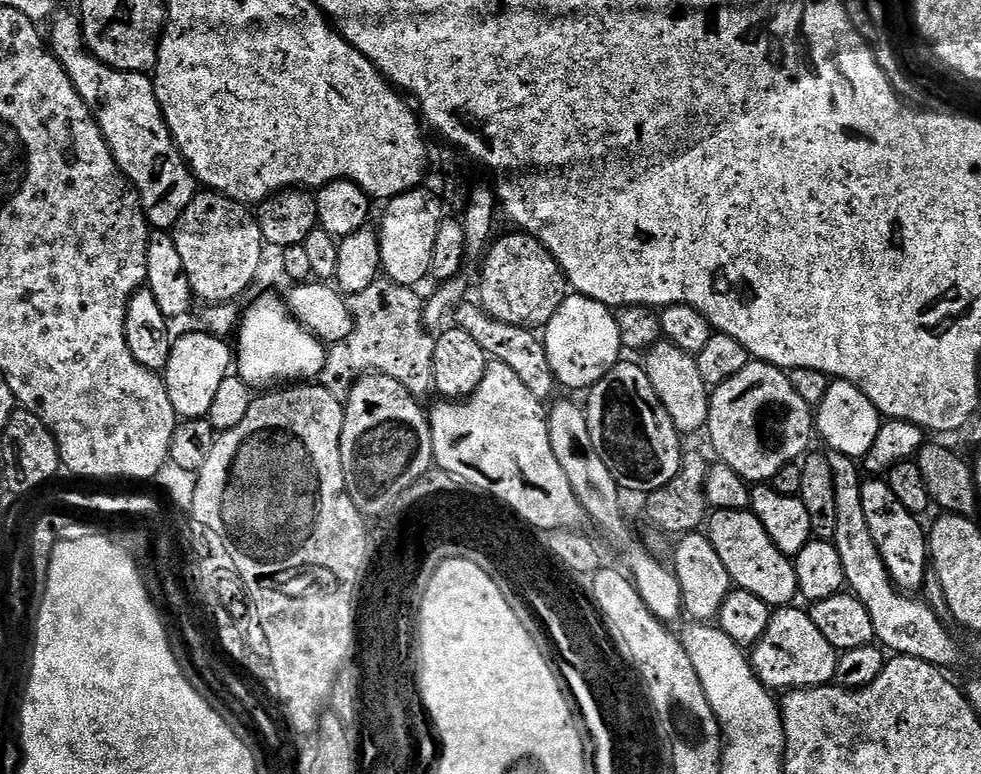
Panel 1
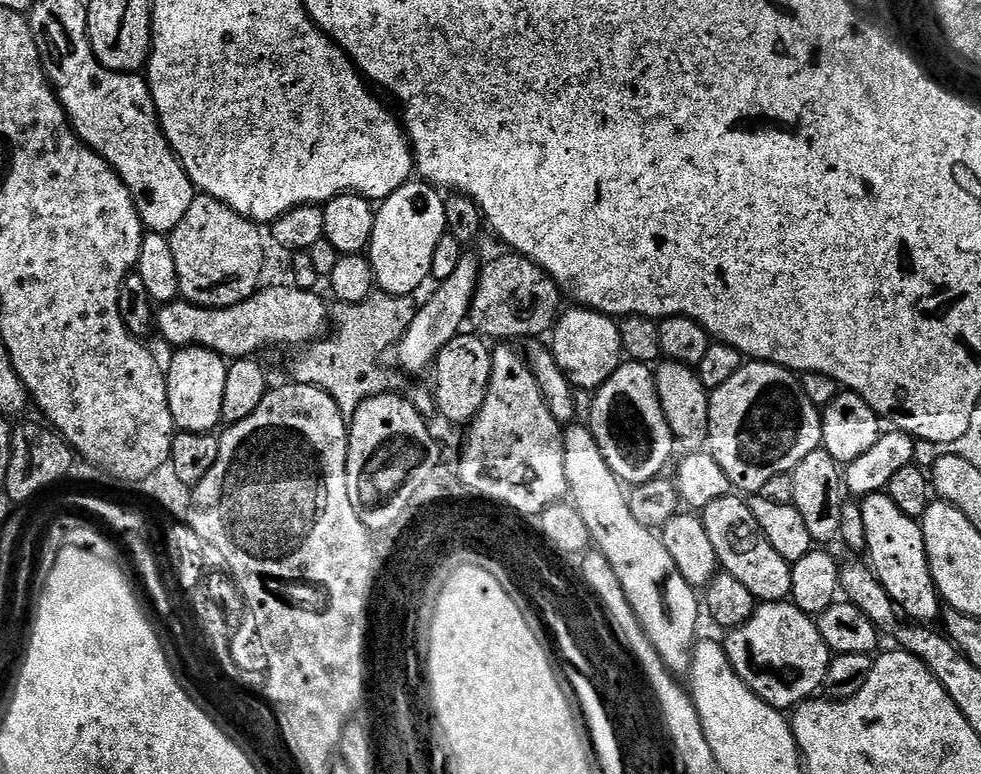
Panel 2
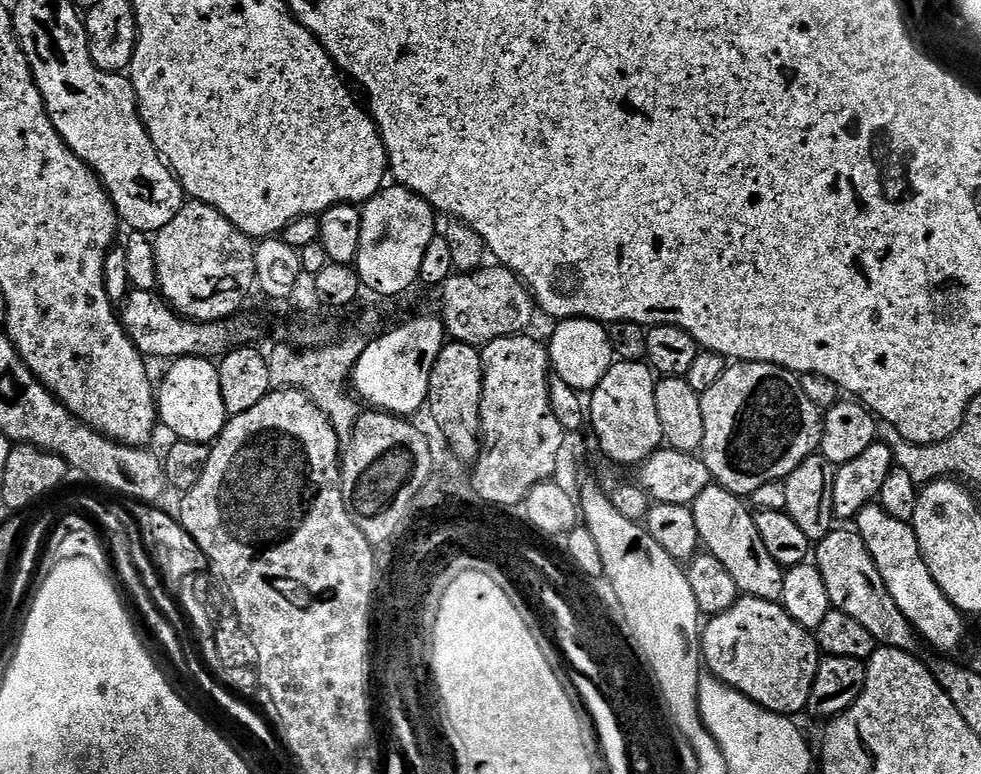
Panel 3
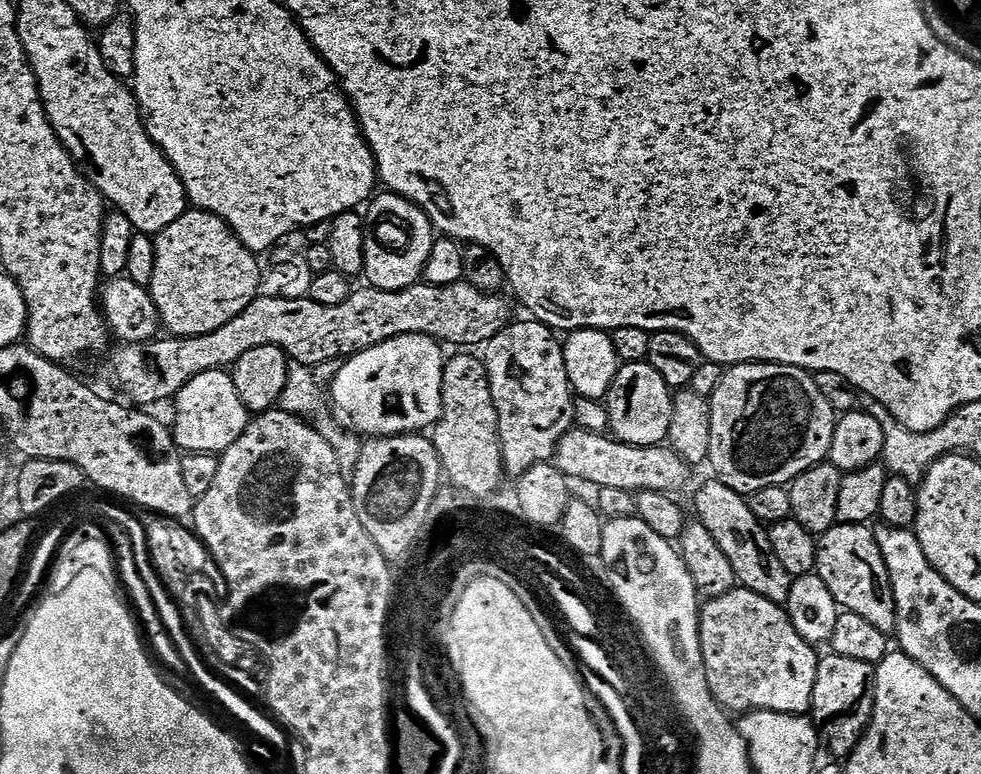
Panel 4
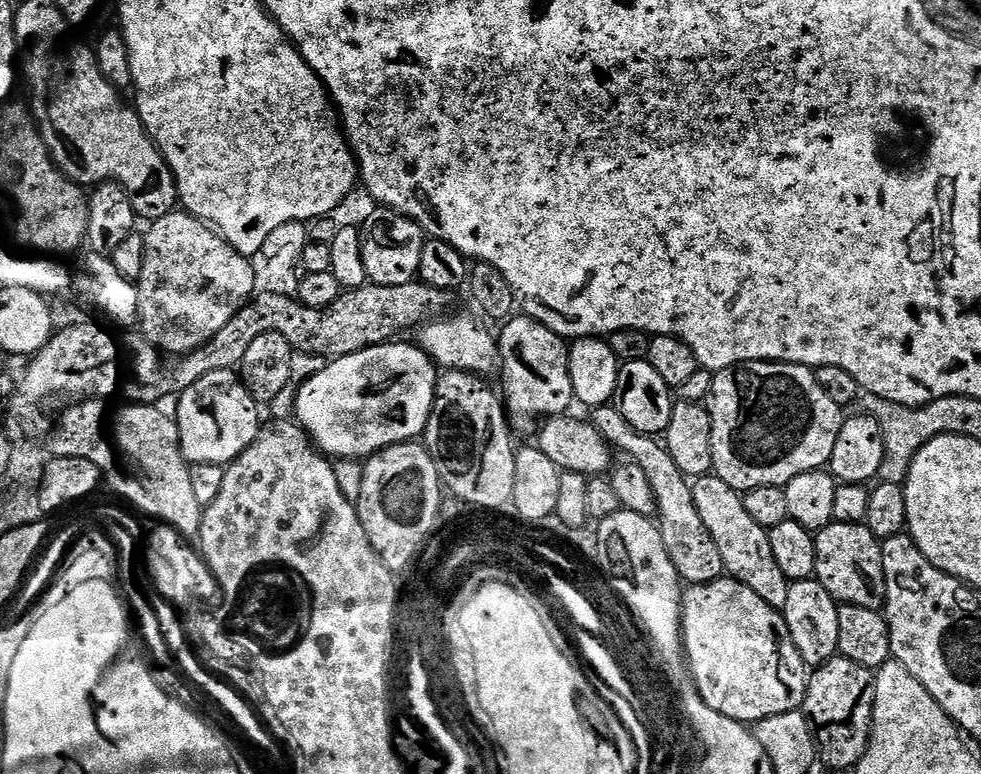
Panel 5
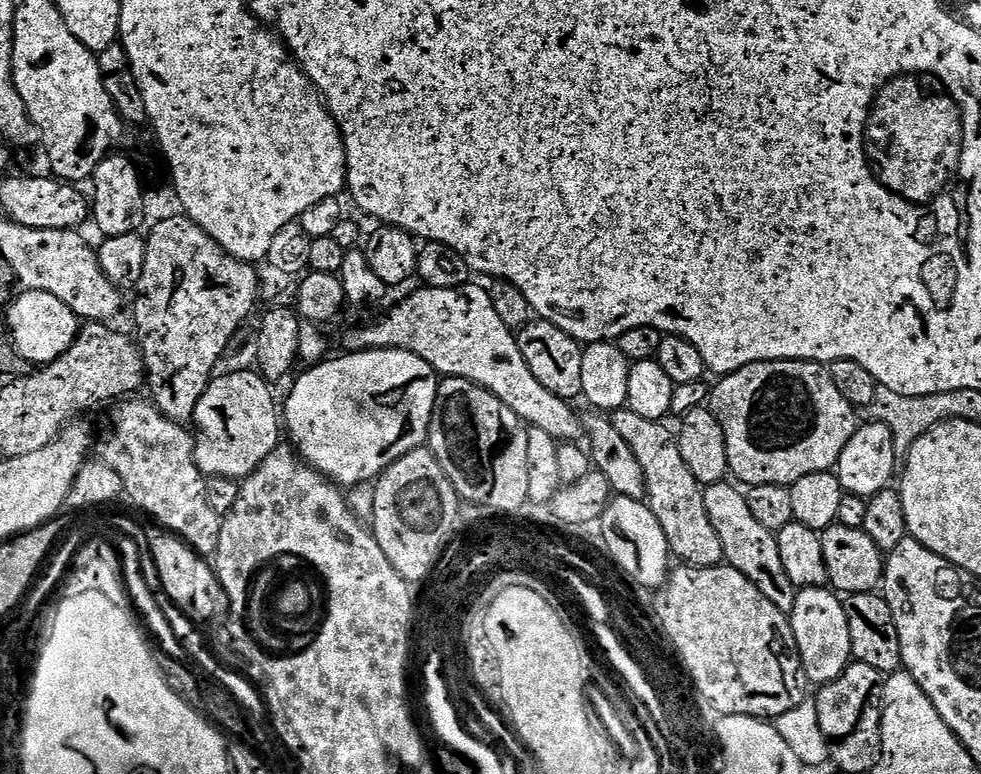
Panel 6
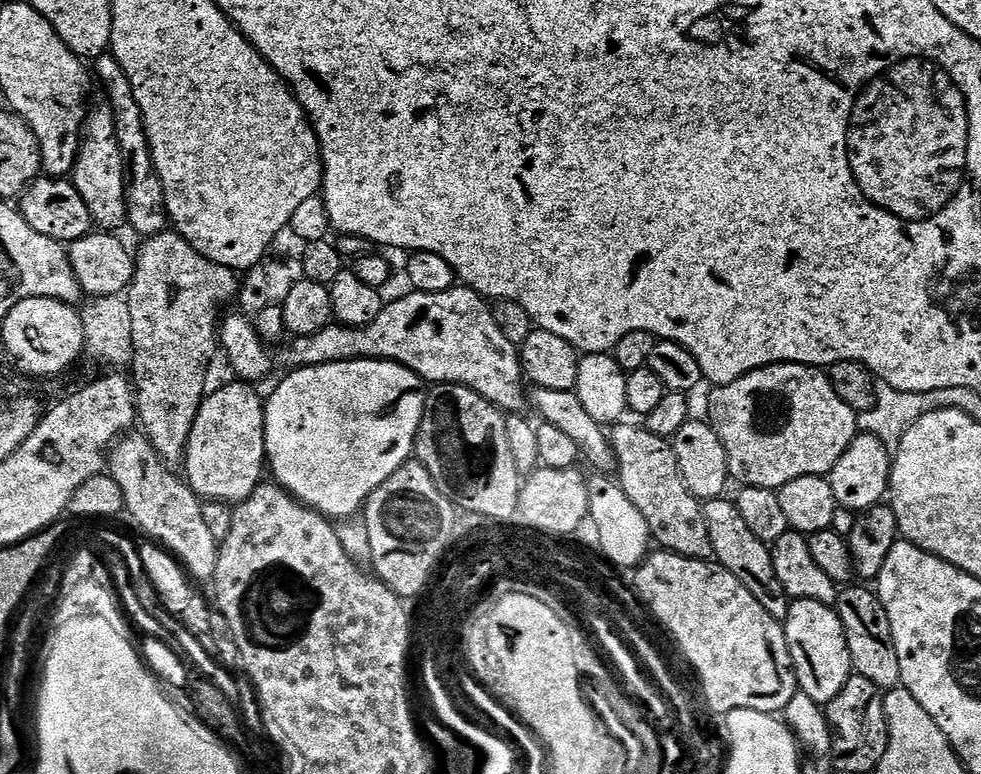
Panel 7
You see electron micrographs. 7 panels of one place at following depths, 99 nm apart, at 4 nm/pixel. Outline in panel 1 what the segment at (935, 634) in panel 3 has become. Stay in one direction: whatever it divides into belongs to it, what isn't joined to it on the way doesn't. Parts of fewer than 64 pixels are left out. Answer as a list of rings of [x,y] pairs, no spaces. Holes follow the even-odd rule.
[[[865,479],[860,489],[862,511],[866,514],[866,522],[870,526],[870,538],[874,538],[874,546],[878,546],[878,554],[882,554],[882,562],[892,581],[905,594],[919,593],[923,586],[924,572],[930,567],[926,528],[916,521],[919,520],[917,513],[906,510],[906,506],[898,502],[887,479]]]

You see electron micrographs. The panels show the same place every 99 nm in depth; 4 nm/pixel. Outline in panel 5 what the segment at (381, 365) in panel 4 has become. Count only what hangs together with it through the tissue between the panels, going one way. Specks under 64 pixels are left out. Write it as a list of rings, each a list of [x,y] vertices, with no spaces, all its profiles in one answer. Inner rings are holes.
[[[400,343],[379,344],[349,356],[335,357],[301,386],[300,393],[295,393],[295,419],[325,456],[363,461],[383,448],[423,437],[436,397],[438,368],[432,357],[415,343]]]

